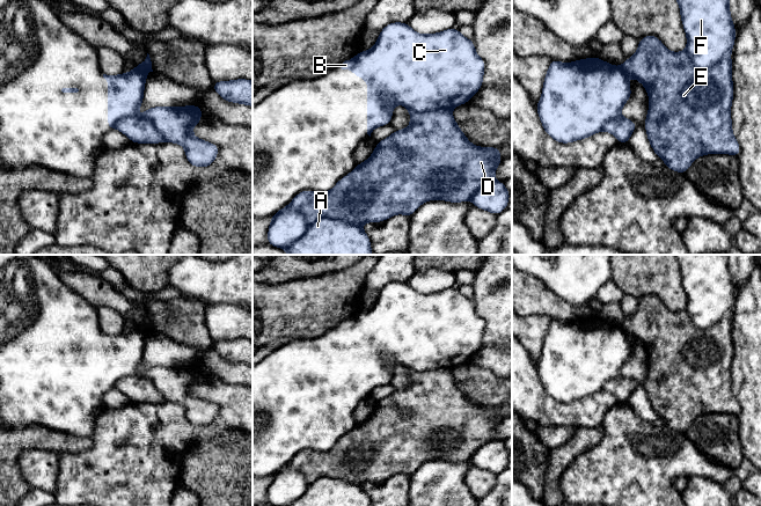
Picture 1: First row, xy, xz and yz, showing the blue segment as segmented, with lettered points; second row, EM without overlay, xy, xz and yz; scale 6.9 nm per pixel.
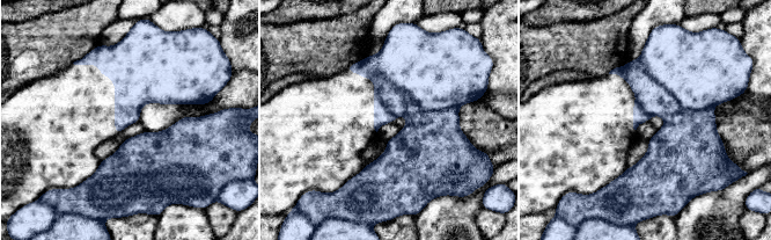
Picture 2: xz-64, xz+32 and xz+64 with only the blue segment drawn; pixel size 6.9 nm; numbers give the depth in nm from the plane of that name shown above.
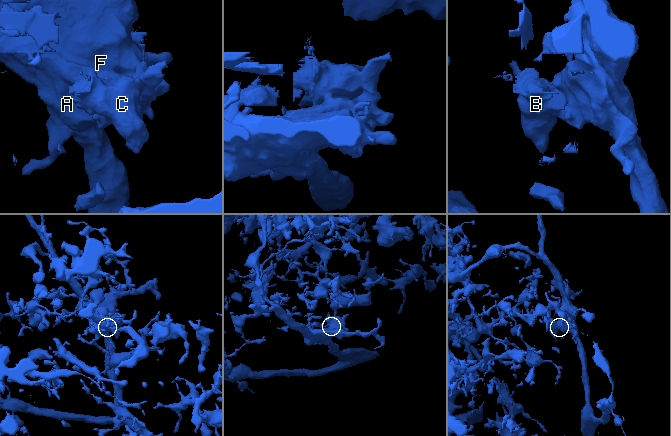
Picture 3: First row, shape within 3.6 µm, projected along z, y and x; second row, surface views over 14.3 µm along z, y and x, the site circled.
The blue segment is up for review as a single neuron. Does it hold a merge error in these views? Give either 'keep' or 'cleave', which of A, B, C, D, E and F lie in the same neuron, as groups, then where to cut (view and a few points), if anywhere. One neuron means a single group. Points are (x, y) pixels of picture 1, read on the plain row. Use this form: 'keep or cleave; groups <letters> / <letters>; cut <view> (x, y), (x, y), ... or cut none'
cleave; groups A D E / B C F; cut yz (685, 309), (690, 321), (701, 328), (716, 324), (729, 313)

